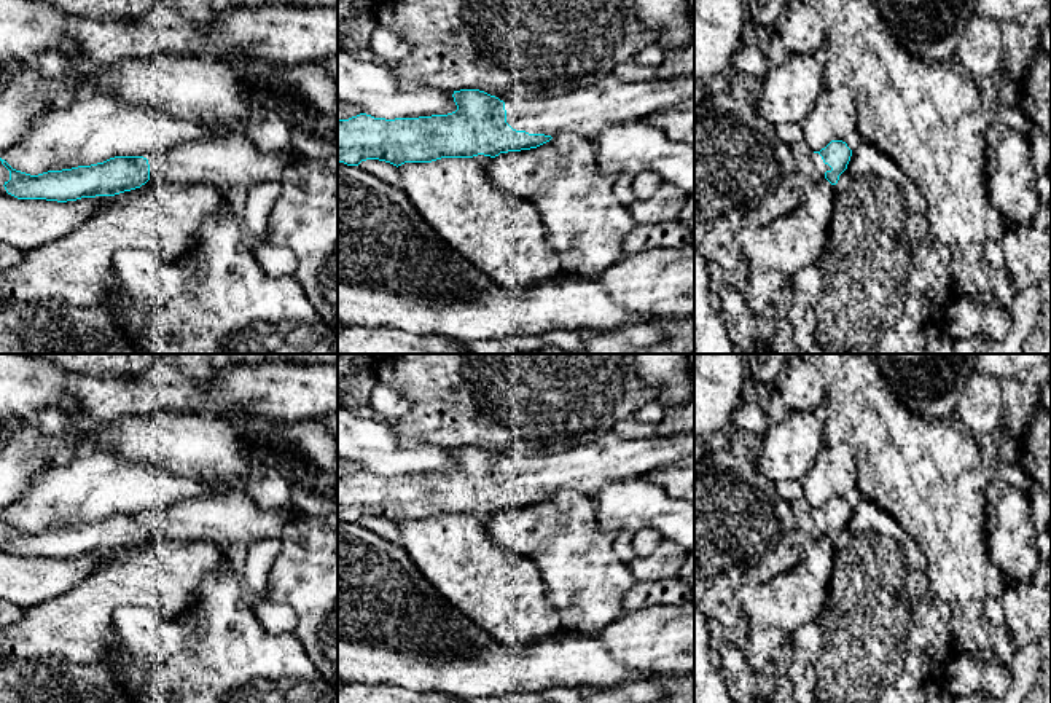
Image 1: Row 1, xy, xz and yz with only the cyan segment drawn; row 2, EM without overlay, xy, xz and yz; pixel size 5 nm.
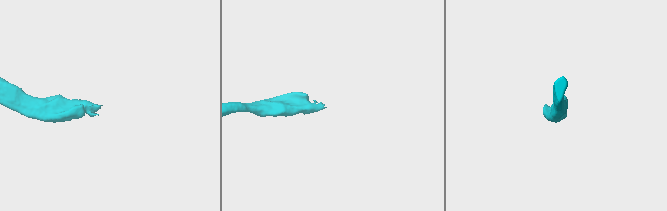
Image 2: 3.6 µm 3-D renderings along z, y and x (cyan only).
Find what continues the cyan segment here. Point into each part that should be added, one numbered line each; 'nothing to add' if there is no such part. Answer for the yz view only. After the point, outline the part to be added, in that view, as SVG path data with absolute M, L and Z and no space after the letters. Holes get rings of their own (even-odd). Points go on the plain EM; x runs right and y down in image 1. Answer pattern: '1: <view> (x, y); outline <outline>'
1: yz (811, 523); outline M803 501L791 502L791 510L798 529L806 537L806 540L814 540L815 537L823 536L826 528L831 528L831 524L823 520L819 510L811 509Z

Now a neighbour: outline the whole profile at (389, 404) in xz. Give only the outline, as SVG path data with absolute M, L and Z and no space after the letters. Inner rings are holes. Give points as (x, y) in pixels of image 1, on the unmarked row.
M376 383L369 395L369 406L382 419L395 421L411 408L411 400L385 384Z

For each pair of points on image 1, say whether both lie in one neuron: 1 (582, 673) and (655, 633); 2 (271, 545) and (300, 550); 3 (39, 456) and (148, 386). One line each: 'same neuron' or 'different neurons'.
1: same neuron
2: different neurons
3: different neurons

